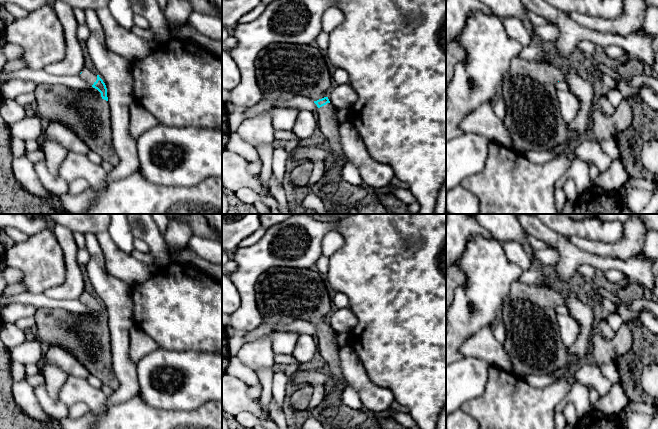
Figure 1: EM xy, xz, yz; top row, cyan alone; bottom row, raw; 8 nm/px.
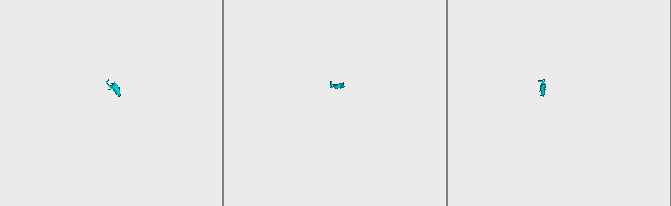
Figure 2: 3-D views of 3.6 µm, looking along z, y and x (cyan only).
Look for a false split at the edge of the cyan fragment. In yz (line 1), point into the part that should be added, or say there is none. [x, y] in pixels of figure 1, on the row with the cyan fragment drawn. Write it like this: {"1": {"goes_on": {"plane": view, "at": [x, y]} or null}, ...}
{"1": {"goes_on": null}}

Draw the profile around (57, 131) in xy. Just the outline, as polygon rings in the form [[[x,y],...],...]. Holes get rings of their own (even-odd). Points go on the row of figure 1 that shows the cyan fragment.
[[[51,122],[46,125],[41,142],[54,140],[68,151],[87,154],[86,143],[70,128],[61,122]]]

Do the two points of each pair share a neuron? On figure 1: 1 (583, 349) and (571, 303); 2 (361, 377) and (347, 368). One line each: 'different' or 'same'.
1: same
2: same

